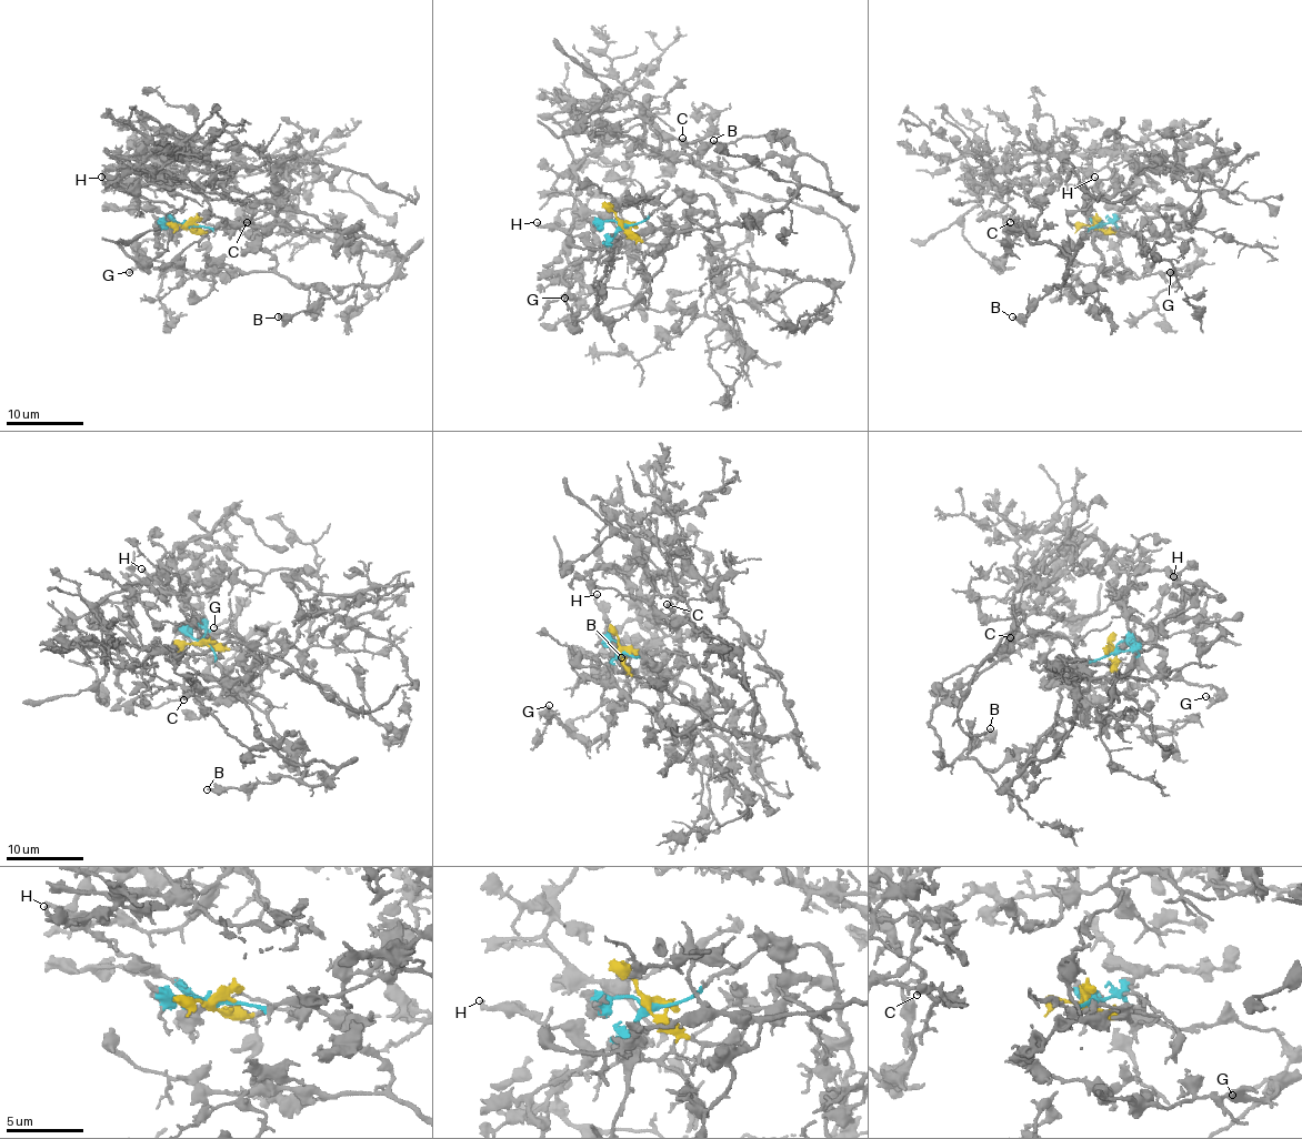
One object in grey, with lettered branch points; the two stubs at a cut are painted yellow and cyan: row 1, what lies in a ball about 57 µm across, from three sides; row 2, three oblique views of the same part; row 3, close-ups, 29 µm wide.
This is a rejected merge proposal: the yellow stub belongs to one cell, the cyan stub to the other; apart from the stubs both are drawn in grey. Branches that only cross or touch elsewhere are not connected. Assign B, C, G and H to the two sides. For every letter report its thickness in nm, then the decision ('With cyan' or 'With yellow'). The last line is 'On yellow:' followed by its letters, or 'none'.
B: Thickness 280 nm. With yellow
C: Thickness 600 nm. With yellow
G: Thickness 240 nm. With cyan
H: Thickness 300 nm. With cyan
On yellow: B, C

